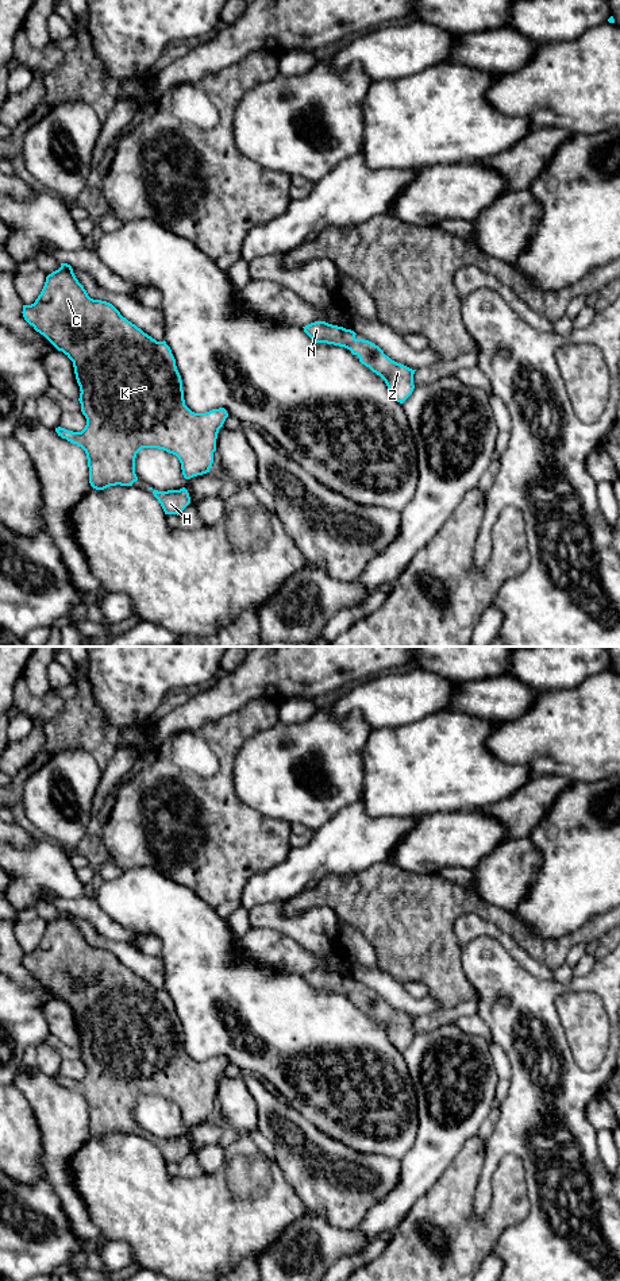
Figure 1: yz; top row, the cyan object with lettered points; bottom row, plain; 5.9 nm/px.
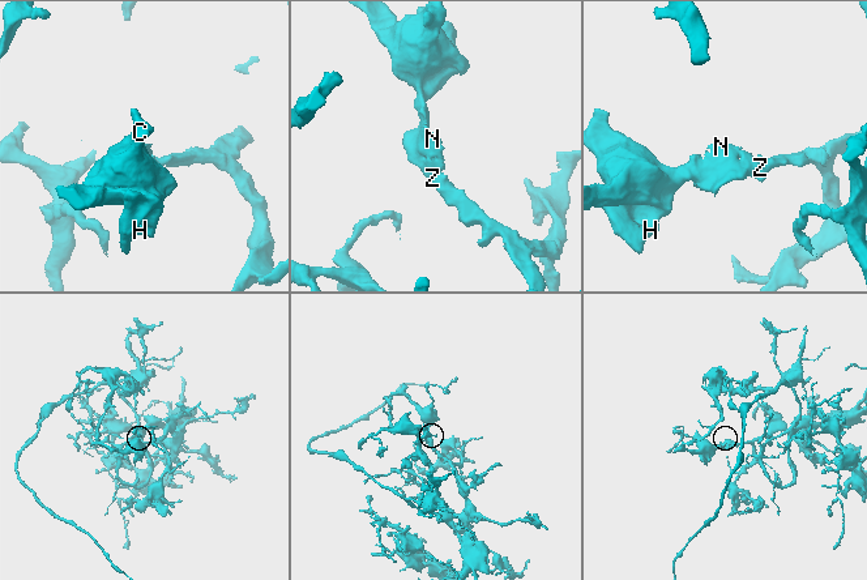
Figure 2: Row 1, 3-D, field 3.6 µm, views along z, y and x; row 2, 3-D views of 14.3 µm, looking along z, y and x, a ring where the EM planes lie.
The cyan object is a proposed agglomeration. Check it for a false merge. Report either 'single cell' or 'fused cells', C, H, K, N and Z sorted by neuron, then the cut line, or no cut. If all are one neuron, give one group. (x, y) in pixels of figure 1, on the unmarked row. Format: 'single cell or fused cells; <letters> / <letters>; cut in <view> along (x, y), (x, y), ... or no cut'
single cell; C H K N Z; no cut

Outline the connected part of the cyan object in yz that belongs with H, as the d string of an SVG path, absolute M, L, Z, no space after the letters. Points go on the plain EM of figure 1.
M149 1135L149 1138L153 1139L154 1145L161 1151L165 1162L178 1164L190 1151L190 1145L185 1135L167 1139L158 1139L153 1135Z

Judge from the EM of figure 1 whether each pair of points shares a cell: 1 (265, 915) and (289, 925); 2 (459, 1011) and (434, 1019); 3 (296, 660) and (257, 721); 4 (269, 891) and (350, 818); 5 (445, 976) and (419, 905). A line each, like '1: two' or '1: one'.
1: one
2: one
3: two
4: one
5: one

